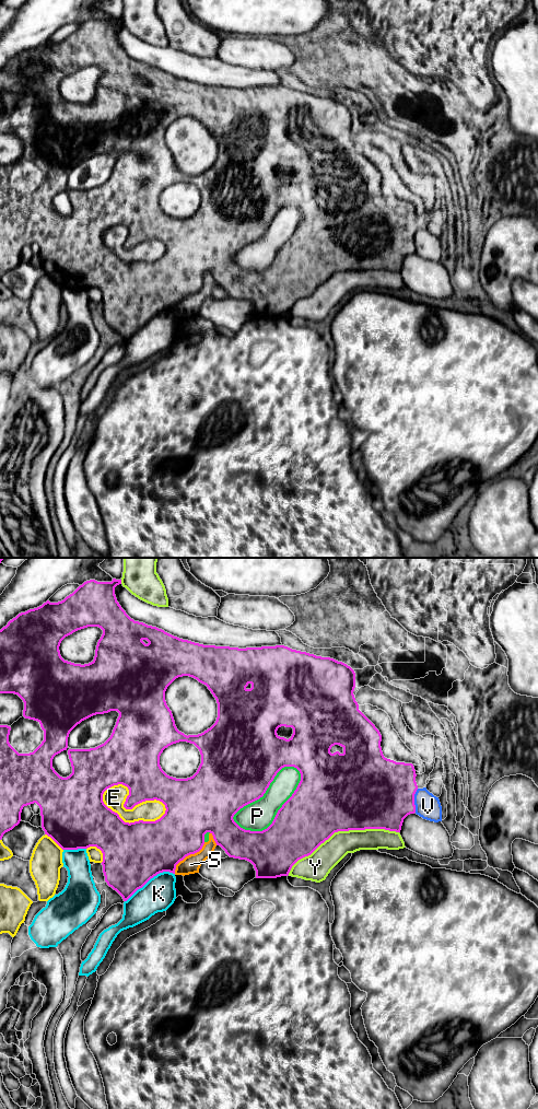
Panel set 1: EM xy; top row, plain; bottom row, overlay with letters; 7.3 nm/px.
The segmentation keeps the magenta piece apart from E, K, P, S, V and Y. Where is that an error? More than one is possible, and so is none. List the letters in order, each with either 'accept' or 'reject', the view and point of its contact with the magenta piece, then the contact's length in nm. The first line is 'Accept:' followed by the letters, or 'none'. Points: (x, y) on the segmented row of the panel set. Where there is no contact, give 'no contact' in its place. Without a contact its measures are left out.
Accept: none
E: reject; meets magenta in xy at (131, 823); contact 500 nm long
K: reject; meets magenta in xy at (149, 879); contact 420 nm long
P: reject; meets magenta in xy at (265, 792); contact 600 nm long
S: reject; meets magenta in xy at (187, 855); contact 320 nm long
V: reject; meets magenta in xy at (413, 801); contact 180 nm long
Y: reject; meets magenta in xy at (341, 830); contact 850 nm long

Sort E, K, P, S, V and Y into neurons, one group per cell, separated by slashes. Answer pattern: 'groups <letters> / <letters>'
groups E V / K / P S / Y

